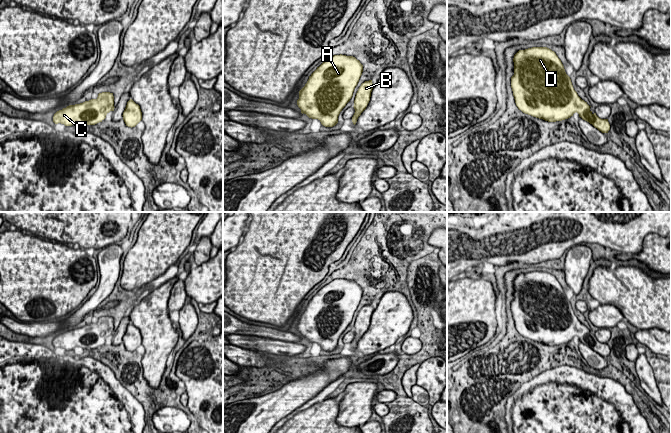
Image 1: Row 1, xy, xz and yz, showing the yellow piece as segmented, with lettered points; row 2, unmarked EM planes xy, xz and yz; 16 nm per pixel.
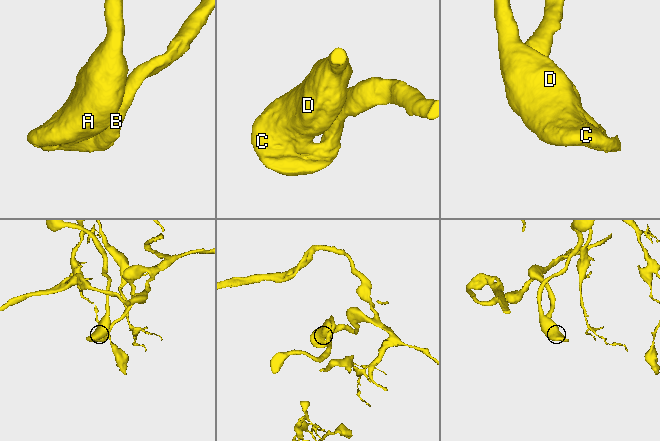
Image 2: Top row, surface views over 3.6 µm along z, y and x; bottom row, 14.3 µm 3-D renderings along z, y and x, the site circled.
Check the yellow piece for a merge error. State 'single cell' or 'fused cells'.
single cell

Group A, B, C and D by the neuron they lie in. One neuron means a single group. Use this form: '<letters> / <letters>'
A B C D

